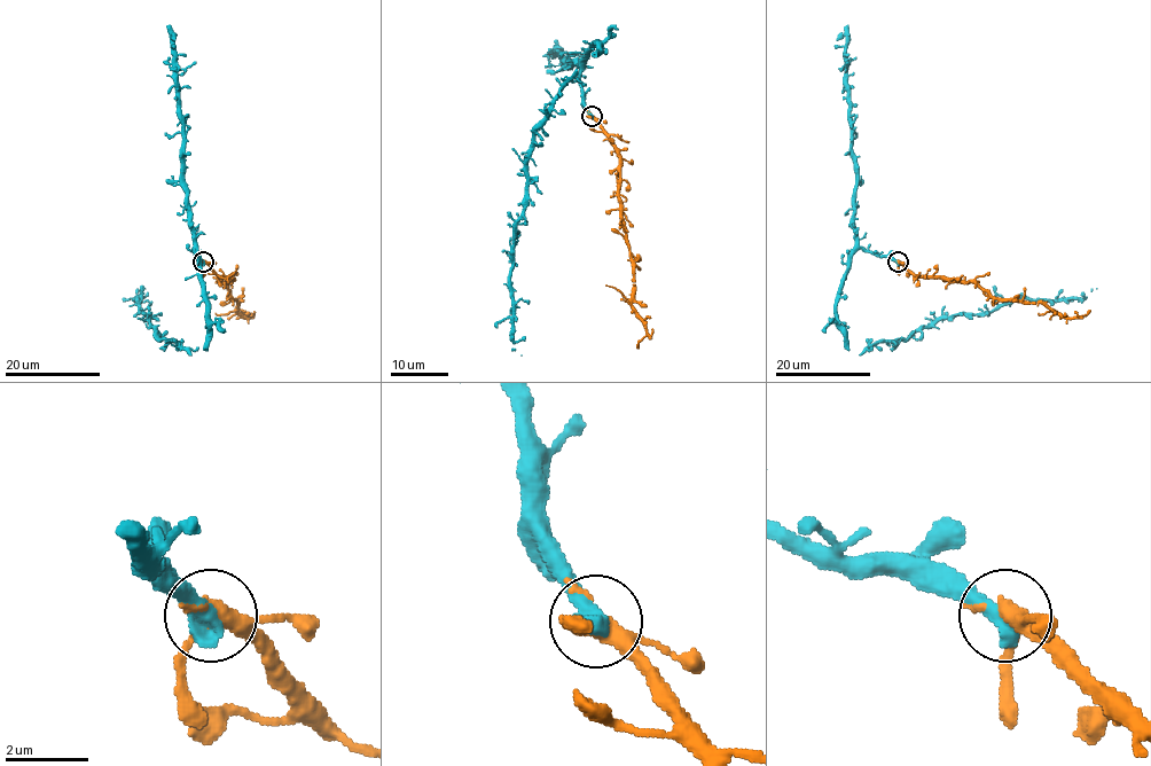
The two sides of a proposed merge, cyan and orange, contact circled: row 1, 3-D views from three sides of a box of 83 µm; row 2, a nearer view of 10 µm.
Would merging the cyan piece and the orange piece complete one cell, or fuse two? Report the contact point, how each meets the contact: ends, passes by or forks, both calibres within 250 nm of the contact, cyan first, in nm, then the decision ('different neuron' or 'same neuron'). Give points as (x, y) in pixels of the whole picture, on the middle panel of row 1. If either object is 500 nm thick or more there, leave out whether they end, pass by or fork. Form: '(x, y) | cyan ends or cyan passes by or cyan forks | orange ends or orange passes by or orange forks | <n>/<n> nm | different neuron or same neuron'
(592, 116) | 500/280 nm | same neuron

